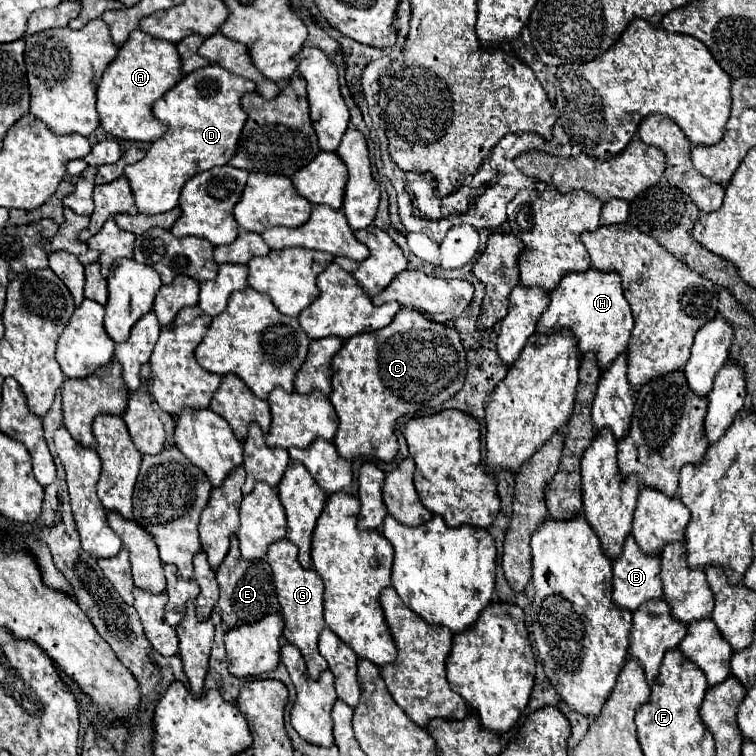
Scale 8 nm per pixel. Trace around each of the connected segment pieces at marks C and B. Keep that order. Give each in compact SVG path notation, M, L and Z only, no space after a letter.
M403 307L391 325L367 335L355 335L355 339L345 339L341 351L333 357L333 389L329 395L329 401L333 403L339 417L339 429L335 433L335 447L339 455L345 459L371 457L391 463L399 449L395 421L405 415L433 413L443 401L451 399L463 387L465 373L467 361L459 331L451 323L435 323L415 309Z
M629 535L625 539L621 555L613 563L613 601L621 609L635 611L643 601L663 597L663 583L661 583L661 559L659 555L649 555L641 551L635 543L635 537Z

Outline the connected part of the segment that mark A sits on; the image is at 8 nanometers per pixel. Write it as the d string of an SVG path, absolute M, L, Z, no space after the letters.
M135 29L119 49L117 59L107 67L97 89L97 113L107 133L131 141L157 141L167 127L155 119L153 103L181 81L181 59L171 41L155 39Z

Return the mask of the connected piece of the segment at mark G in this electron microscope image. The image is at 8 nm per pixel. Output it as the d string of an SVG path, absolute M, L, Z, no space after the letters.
M279 539L269 545L267 561L273 569L273 579L275 579L275 589L277 589L277 599L281 605L281 615L285 621L283 627L283 637L299 647L299 651L305 657L307 671L315 679L327 669L327 661L319 655L317 651L317 637L321 629L325 627L323 619L323 581L315 569L303 569L297 561L297 547L289 543L289 539Z

